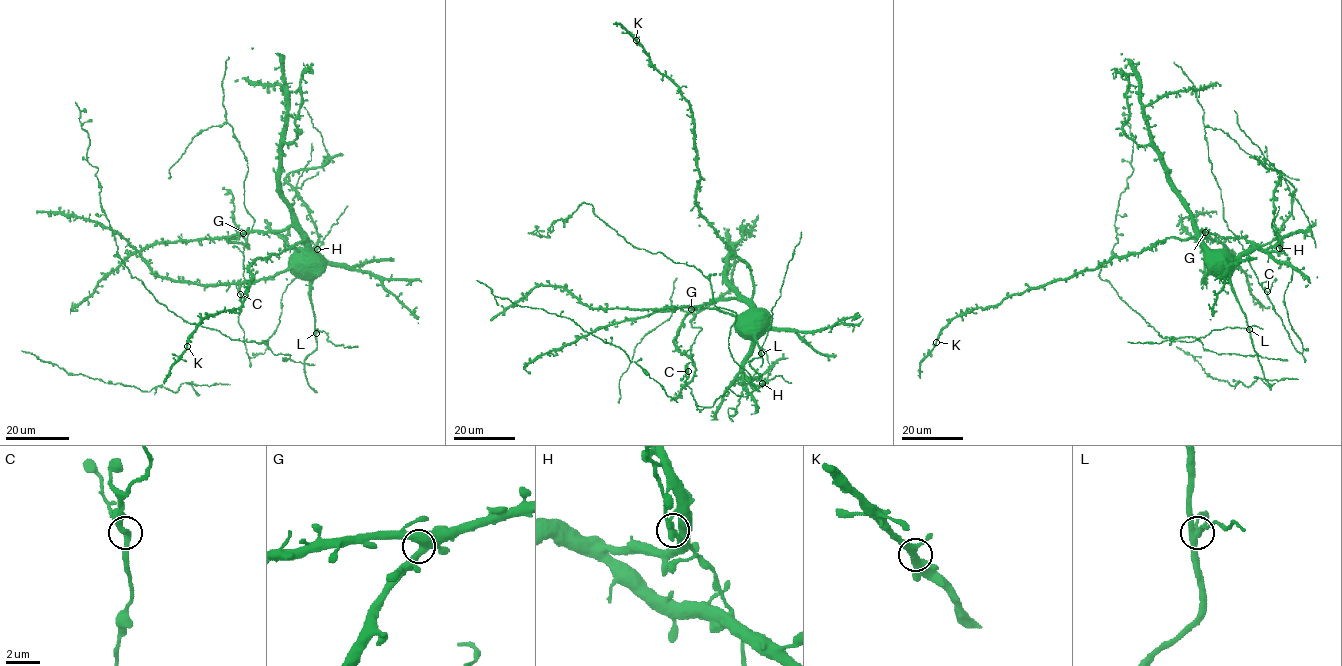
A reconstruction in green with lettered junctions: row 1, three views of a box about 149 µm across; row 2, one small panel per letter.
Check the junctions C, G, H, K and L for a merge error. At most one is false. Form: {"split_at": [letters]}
{"split_at": ["L"]}

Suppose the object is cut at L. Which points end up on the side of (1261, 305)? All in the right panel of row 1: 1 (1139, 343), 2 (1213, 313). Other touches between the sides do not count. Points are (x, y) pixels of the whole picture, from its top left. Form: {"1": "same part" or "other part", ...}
{"1": "other part", "2": "same part"}

